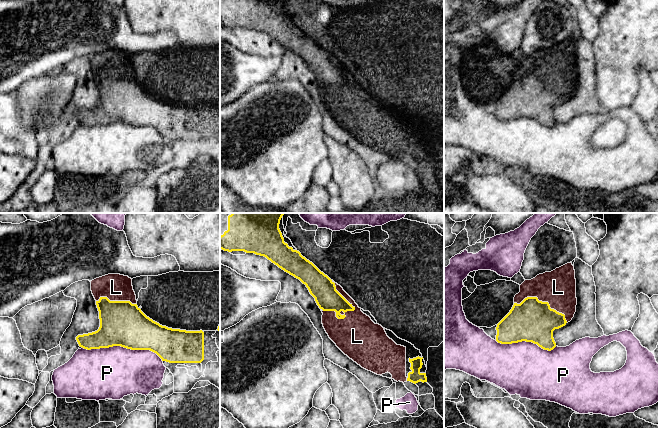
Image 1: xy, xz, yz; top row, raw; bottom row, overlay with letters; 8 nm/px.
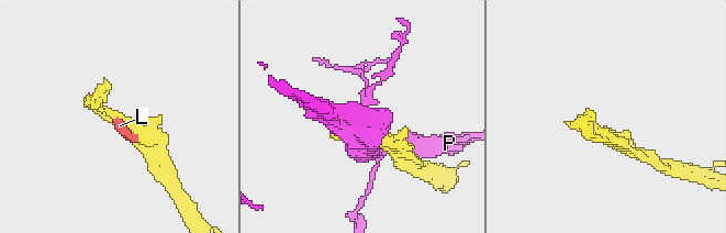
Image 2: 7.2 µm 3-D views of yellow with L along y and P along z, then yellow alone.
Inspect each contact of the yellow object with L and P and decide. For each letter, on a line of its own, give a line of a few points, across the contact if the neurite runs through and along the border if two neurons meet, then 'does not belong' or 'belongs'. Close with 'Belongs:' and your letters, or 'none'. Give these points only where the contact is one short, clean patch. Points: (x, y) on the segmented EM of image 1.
L: belongs
P: does not belong
Belongs: L

